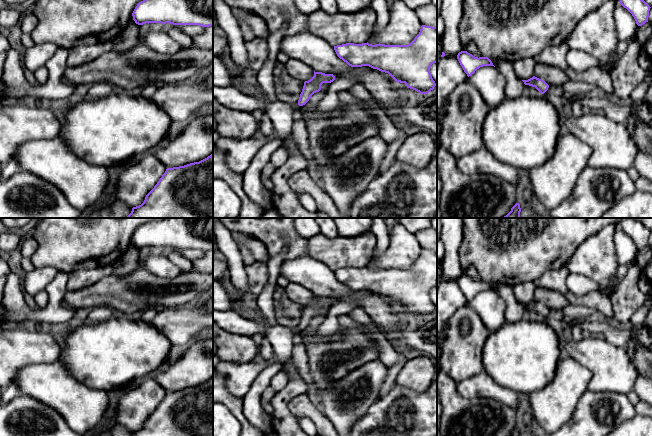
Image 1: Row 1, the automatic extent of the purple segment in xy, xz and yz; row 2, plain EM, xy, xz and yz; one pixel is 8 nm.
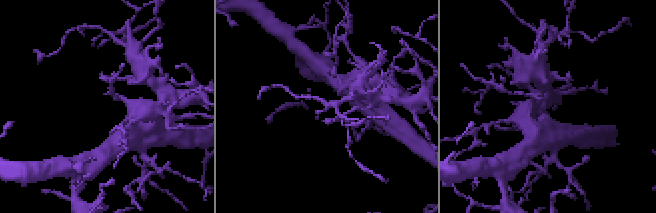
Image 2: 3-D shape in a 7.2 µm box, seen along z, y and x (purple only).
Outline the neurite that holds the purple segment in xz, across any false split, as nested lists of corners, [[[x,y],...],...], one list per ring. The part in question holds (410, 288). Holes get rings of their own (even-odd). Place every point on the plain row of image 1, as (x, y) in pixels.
[[[422,249],[419,258],[407,269],[354,268],[334,270],[337,280],[351,291],[369,290],[388,297],[396,306],[405,307],[407,312],[420,318],[428,318],[436,310],[430,291],[437,287],[437,251]]]

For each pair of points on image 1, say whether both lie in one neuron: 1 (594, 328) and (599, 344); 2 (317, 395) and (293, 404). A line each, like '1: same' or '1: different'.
1: different
2: different

